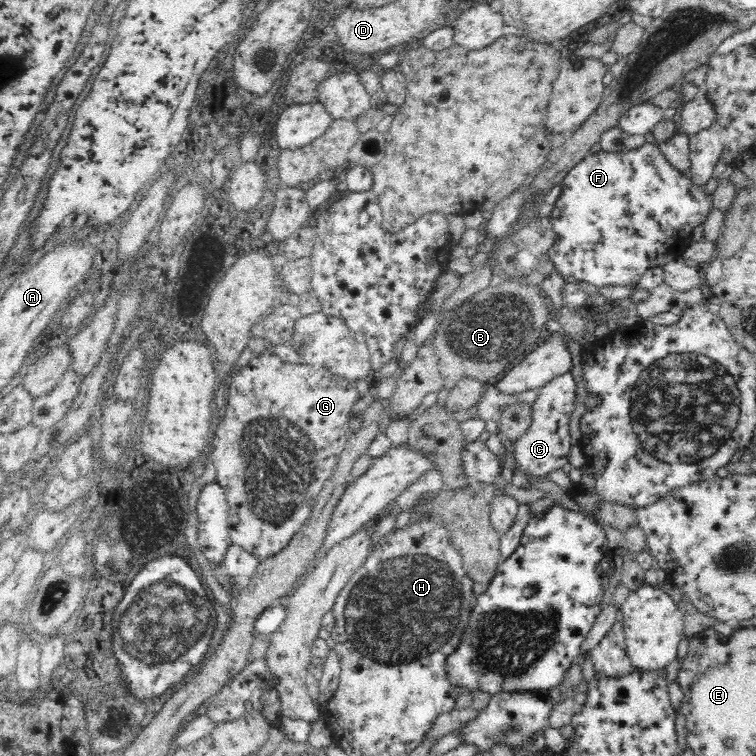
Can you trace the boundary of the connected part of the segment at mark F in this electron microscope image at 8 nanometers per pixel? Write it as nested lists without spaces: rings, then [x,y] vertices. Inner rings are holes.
[[[656,142],[630,152],[601,150],[589,154],[561,180],[561,193],[549,214],[556,242],[548,249],[555,270],[566,283],[588,282],[596,287],[632,286],[650,268],[664,267],[683,256],[692,230],[702,224],[713,208],[711,195],[696,186],[690,176],[672,166]]]

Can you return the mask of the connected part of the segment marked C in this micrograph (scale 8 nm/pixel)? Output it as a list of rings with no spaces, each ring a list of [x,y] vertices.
[[[570,372],[554,377],[542,386],[532,405],[532,424],[529,430],[515,442],[516,473],[533,475],[547,470],[561,469],[569,462],[572,449],[570,420],[576,406],[576,380]]]

